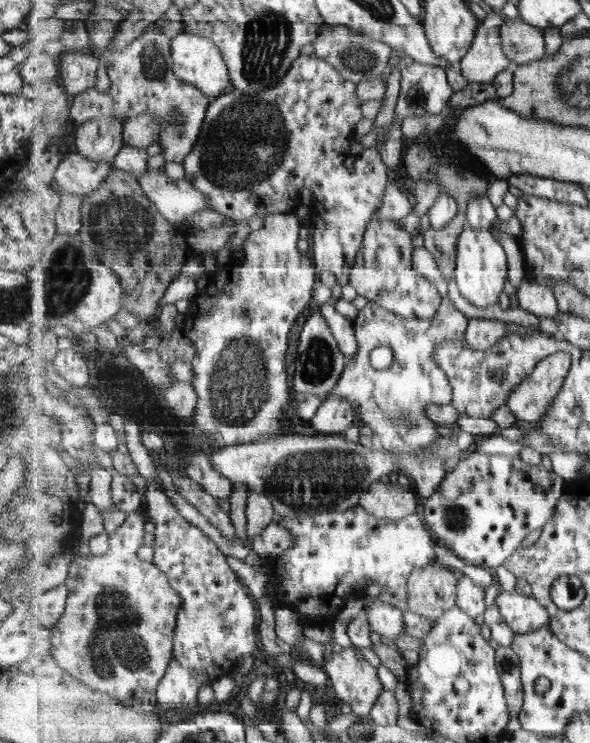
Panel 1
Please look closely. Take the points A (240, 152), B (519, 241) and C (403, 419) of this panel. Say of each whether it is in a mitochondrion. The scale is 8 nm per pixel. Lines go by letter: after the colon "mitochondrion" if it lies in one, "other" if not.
A: mitochondrion
B: other
C: mitochondrion

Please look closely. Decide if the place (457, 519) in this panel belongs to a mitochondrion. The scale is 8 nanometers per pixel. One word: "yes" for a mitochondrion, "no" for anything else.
yes

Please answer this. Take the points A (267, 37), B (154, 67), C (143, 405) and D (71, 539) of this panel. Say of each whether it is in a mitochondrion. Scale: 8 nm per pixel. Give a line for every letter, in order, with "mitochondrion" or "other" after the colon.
A: mitochondrion
B: mitochondrion
C: mitochondrion
D: other

